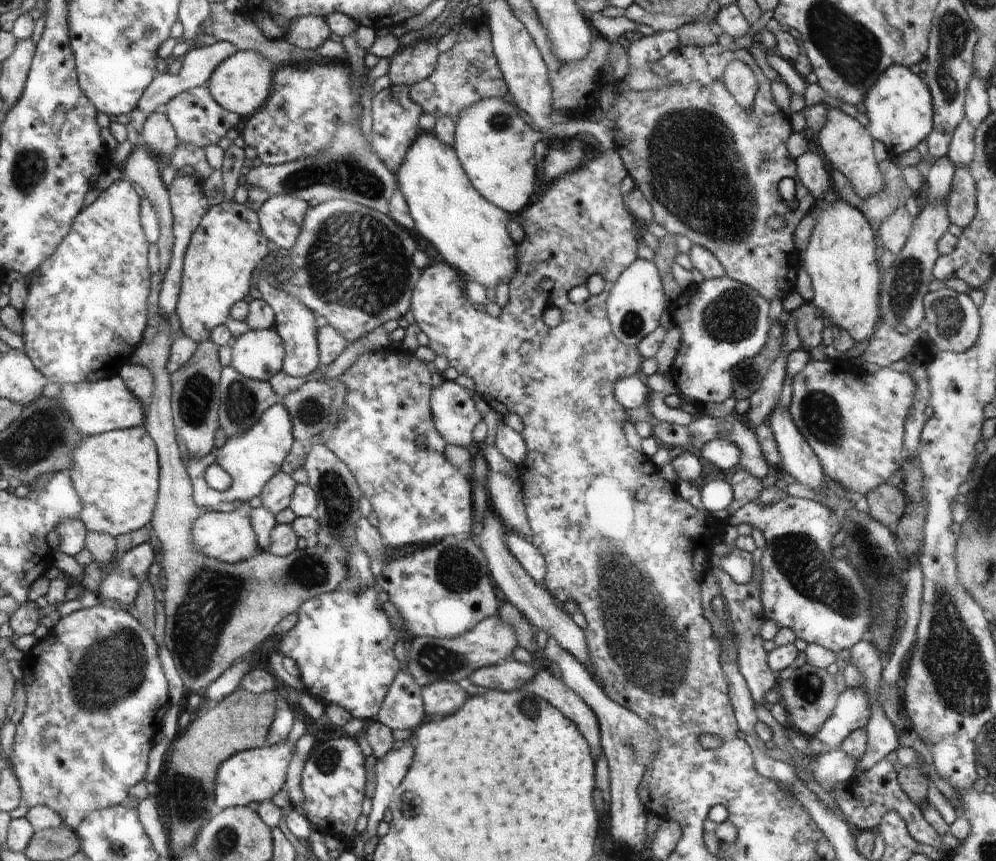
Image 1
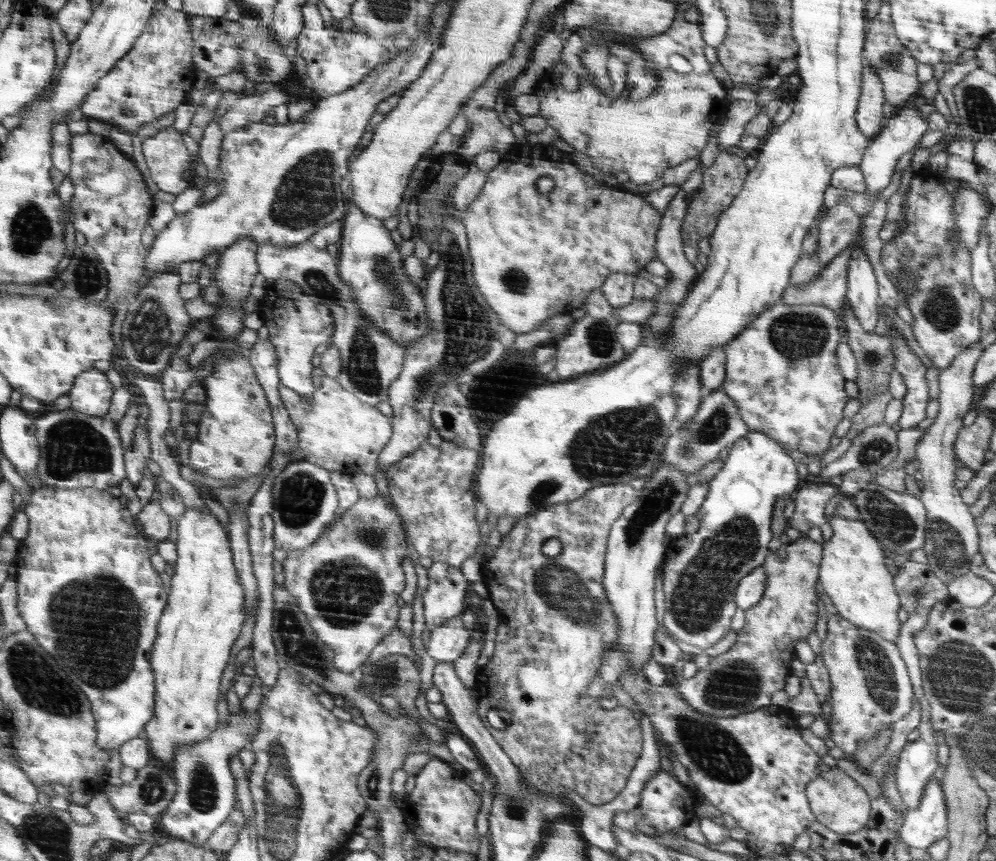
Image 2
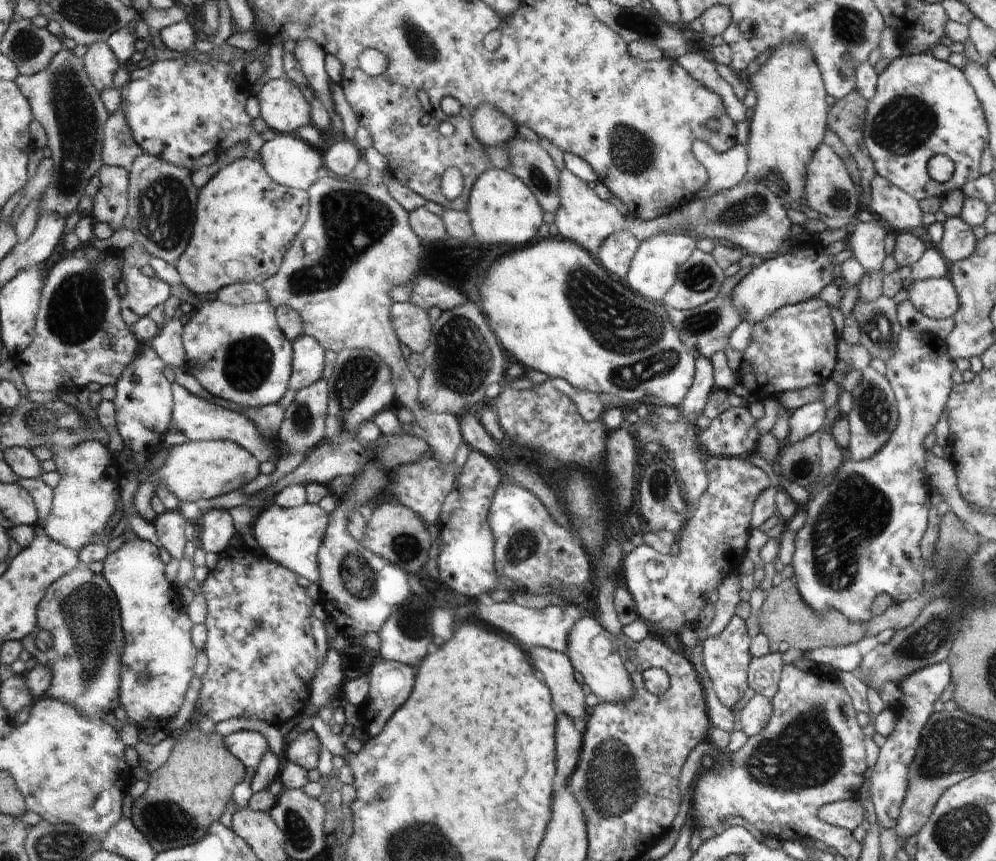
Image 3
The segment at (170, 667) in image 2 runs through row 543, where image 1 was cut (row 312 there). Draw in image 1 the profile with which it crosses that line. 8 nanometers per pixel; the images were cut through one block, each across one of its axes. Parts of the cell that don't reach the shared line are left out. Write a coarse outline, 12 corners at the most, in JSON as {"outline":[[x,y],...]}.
{"outline":[[214,205],[185,258],[178,313],[198,344],[228,324],[270,254],[258,217]]}

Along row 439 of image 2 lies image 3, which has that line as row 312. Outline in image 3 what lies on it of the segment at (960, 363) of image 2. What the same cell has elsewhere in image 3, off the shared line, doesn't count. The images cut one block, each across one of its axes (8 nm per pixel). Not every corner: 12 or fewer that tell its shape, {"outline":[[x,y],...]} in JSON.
{"outline":[[949,277],[913,281],[912,306],[928,318],[952,317],[957,292]]}

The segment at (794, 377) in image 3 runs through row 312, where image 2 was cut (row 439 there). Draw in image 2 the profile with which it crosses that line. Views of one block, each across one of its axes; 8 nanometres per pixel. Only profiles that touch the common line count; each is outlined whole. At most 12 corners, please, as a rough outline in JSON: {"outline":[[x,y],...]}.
{"outline":[[782,304],[724,346],[750,431],[806,456],[848,402],[834,309]]}

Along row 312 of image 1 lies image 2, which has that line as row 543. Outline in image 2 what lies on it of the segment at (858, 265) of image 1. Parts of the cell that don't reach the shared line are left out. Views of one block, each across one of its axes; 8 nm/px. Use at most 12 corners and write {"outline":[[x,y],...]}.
{"outline":[[834,512],[820,585],[838,615],[899,638],[895,578],[870,528]]}

